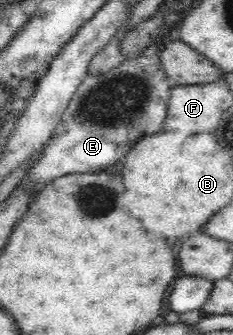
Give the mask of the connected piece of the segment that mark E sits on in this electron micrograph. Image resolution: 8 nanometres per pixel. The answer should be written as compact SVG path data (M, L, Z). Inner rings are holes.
M157 52L125 57L121 65L113 67L111 71L107 71L103 75L86 76L62 113L58 130L52 133L52 137L41 151L41 156L32 164L22 182L16 187L31 189L33 183L45 185L62 175L102 172L107 170L105 167L114 167L121 163L125 155L133 149L137 139L161 131L166 118L172 86L160 68L155 69L153 73L151 71L147 73L147 67L151 65L151 62L158 66L161 65Z

